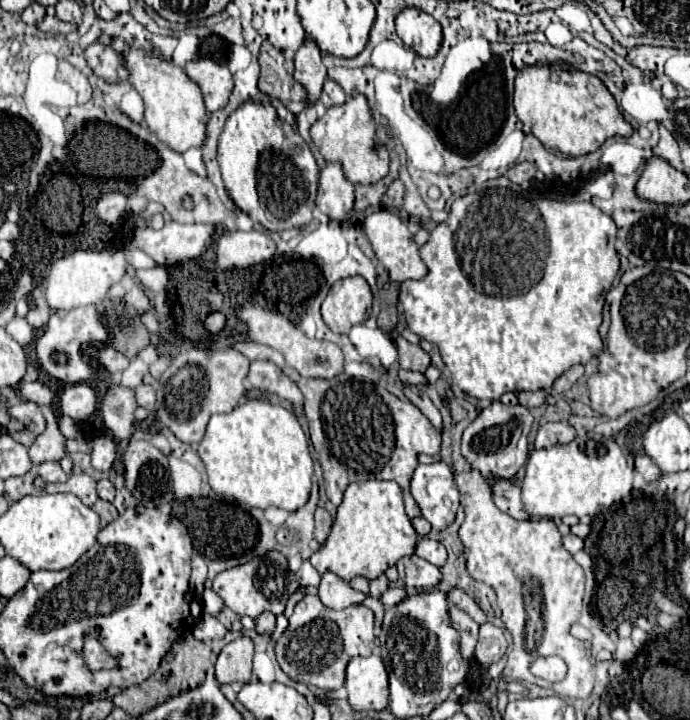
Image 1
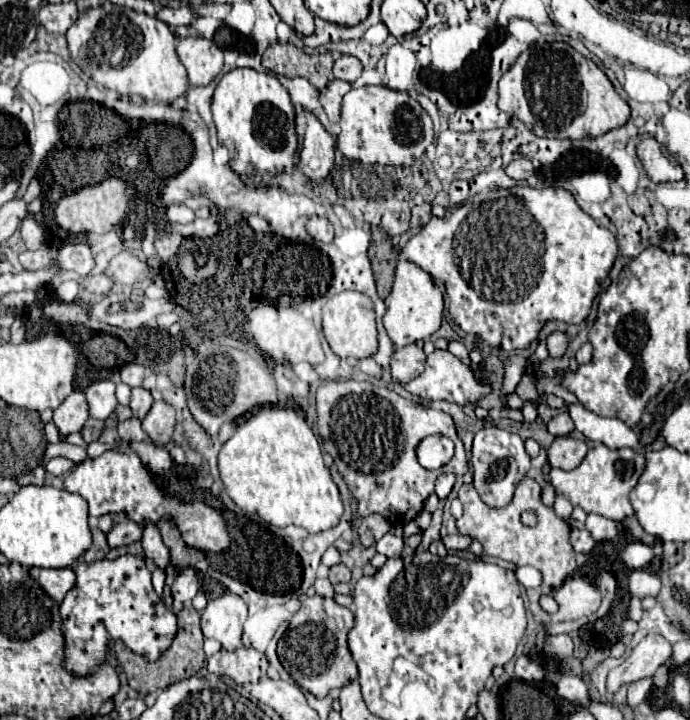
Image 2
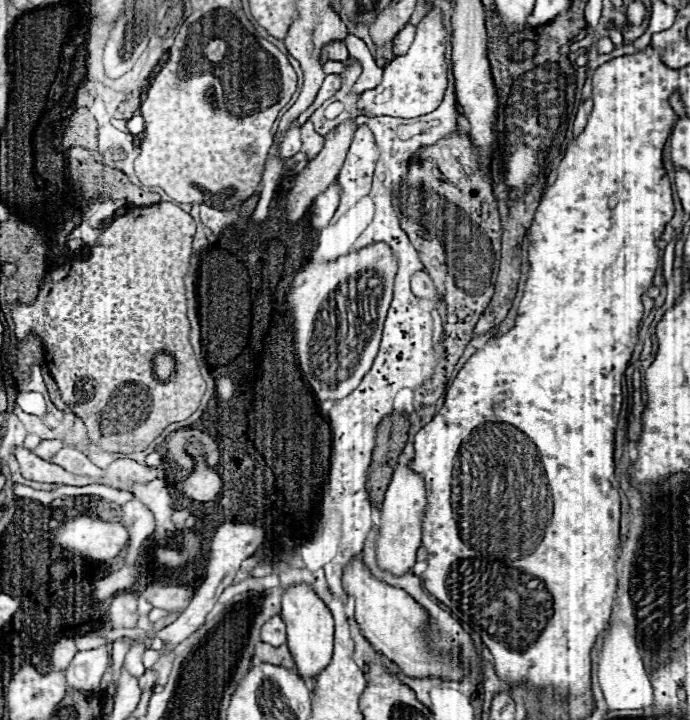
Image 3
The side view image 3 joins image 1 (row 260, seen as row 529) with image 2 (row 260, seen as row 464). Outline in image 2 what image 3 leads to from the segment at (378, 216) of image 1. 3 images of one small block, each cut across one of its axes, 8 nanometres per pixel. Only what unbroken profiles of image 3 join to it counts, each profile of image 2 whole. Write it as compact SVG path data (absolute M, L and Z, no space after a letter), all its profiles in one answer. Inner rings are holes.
M402 258L398 260L394 286L392 286L392 292L388 294L388 298L384 302L386 302L384 328L394 342L394 348L404 348L406 344L426 340L442 324L442 310L444 310L442 292L434 284L432 276L428 272L424 272L420 266L416 266L414 262L408 262Z

